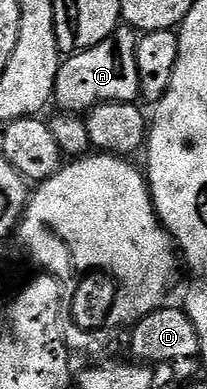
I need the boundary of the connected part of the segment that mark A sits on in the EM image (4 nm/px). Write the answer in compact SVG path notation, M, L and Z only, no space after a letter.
M119 27L106 41L81 53L66 56L53 92L56 104L66 113L84 114L106 101L136 102L141 97L139 67L135 63L138 34L129 27Z

